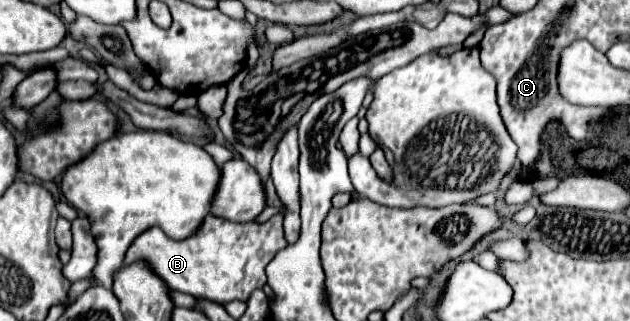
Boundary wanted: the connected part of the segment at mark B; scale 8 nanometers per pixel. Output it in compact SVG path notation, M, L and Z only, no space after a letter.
M275 214L263 224L255 222L231 222L217 216L207 216L203 228L187 240L171 240L159 228L149 228L139 234L125 252L123 264L129 266L143 260L151 270L171 288L195 298L213 300L219 304L231 300L247 300L253 290L263 288L267 282L265 266L273 260L279 248L285 248L283 214Z

